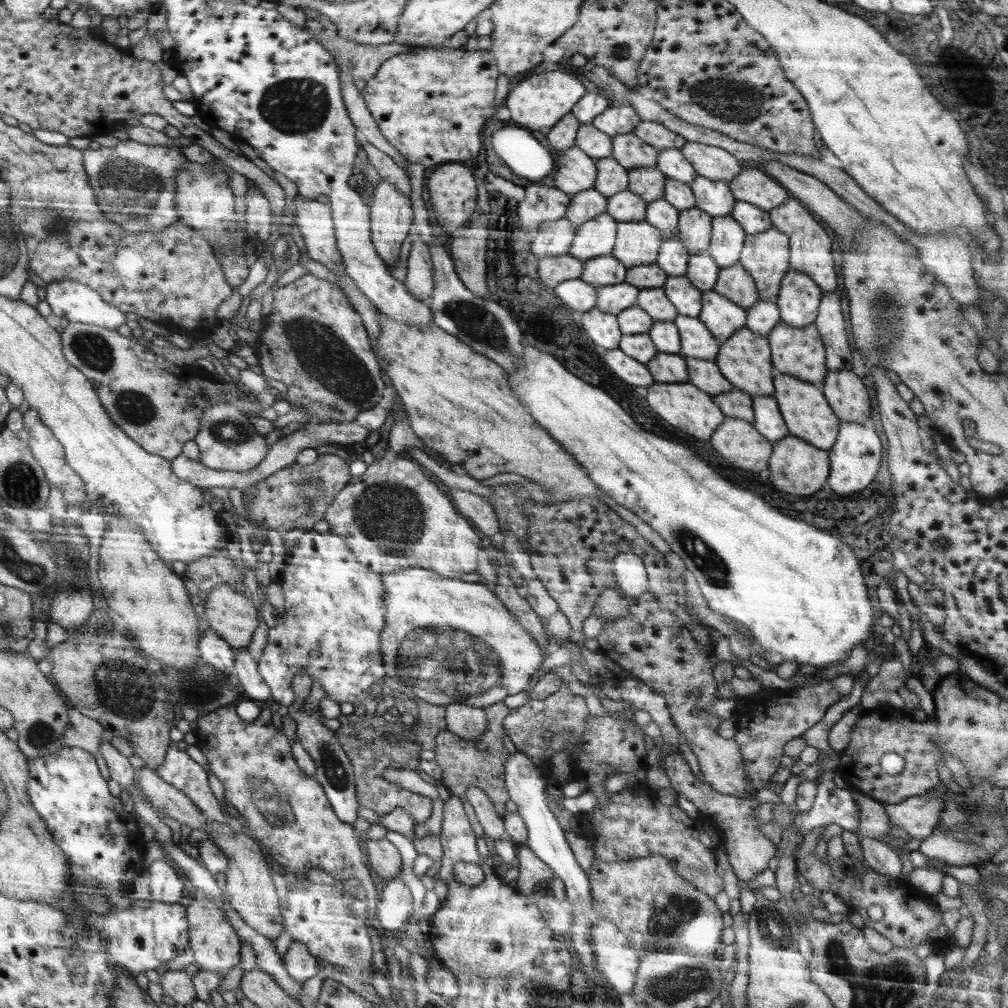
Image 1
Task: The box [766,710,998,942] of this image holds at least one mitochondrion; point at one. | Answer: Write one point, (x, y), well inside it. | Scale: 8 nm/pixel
(971, 823)

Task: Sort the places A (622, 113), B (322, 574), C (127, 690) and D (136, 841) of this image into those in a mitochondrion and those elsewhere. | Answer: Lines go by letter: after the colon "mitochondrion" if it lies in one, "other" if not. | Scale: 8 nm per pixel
A: other
B: other
C: mitochondrion
D: other

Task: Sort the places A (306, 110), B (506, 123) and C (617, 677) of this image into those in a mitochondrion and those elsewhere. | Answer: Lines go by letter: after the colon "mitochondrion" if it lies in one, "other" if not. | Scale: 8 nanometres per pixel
A: mitochondrion
B: other
C: other

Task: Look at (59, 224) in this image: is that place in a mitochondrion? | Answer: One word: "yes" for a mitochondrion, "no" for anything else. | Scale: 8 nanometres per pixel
yes

